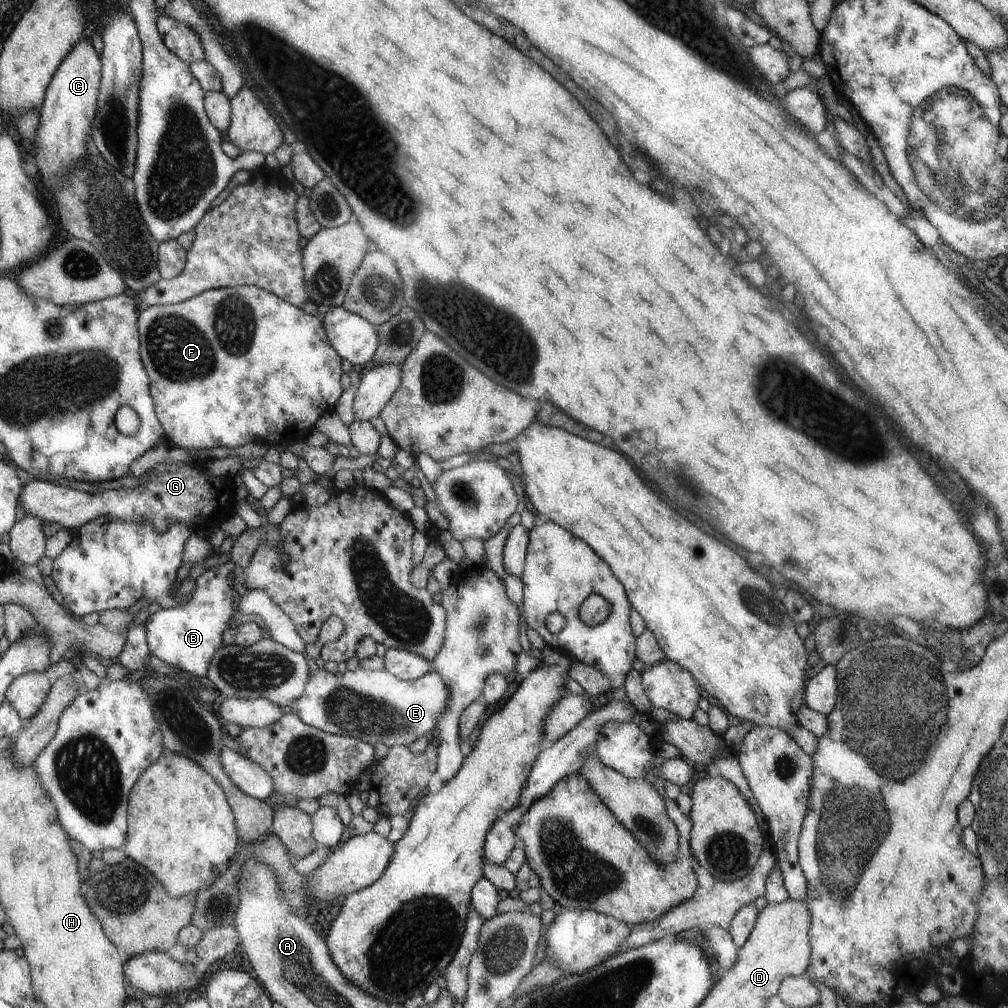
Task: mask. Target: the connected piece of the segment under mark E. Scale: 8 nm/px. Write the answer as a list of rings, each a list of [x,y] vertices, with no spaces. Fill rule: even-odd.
[[[359,666],[356,670],[346,671],[341,676],[318,668],[314,674],[309,674],[302,696],[290,706],[306,724],[324,732],[356,737],[371,745],[382,743],[387,747],[409,746],[421,736],[426,736],[434,728],[438,728],[439,718],[447,711],[448,707],[451,707],[451,689],[445,684],[440,673],[434,669],[419,679],[404,680],[388,672],[388,669],[371,671]]]

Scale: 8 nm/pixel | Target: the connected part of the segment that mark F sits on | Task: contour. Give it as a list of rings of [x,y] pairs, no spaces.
[[[254,285],[239,287],[220,287],[201,292],[191,299],[171,305],[150,305],[139,311],[139,340],[142,342],[142,359],[151,374],[151,391],[155,397],[155,412],[159,421],[168,433],[168,439],[180,448],[238,448],[248,442],[274,440],[276,434],[284,434],[292,438],[292,442],[304,442],[306,434],[314,426],[314,422],[328,410],[334,410],[338,396],[342,394],[340,378],[342,378],[342,357],[332,346],[327,332],[318,317],[306,314],[300,307],[282,300],[276,293],[271,293]]]

